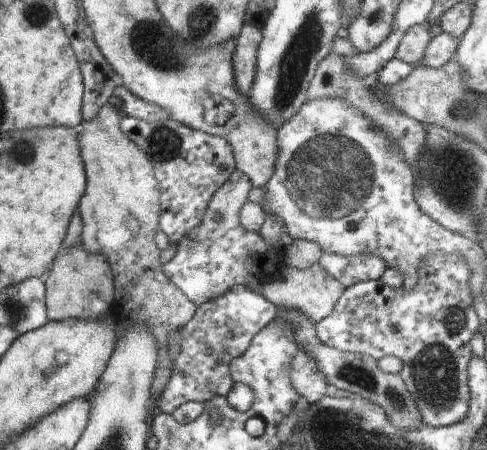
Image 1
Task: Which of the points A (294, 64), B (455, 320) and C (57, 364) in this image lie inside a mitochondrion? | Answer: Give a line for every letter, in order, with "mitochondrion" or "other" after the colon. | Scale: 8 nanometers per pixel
A: mitochondrion
B: mitochondrion
C: other

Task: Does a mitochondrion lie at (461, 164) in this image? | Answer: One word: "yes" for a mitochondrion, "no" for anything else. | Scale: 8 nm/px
yes

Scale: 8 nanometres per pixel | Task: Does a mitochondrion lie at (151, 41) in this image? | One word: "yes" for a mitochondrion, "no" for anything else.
yes

